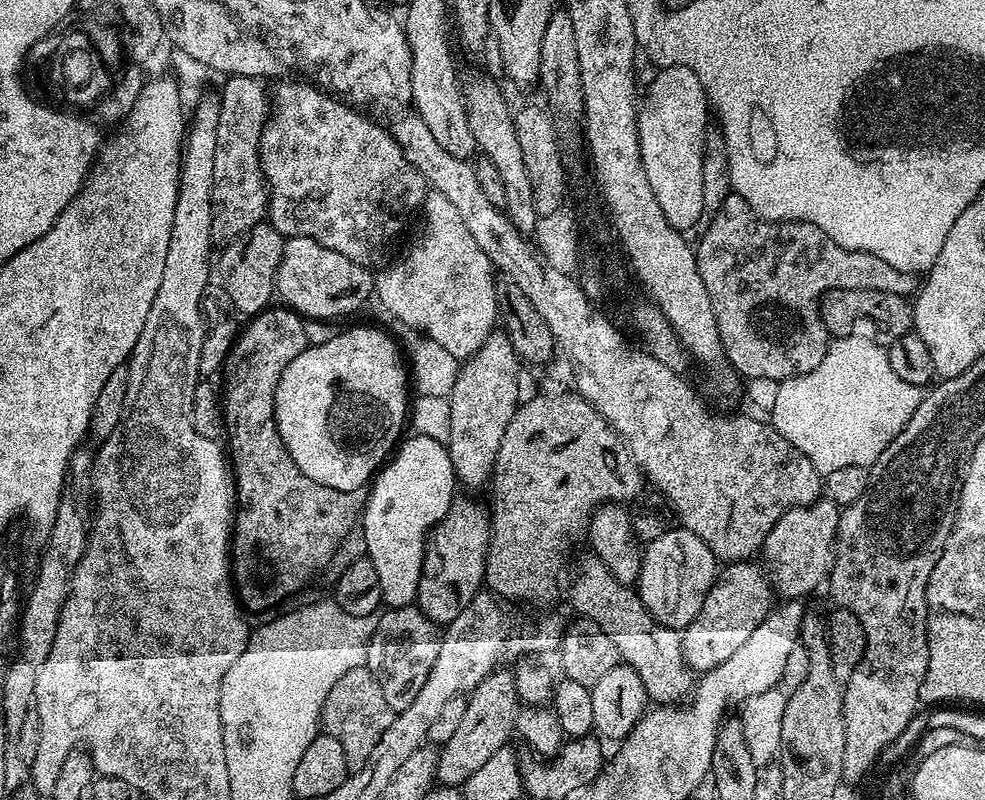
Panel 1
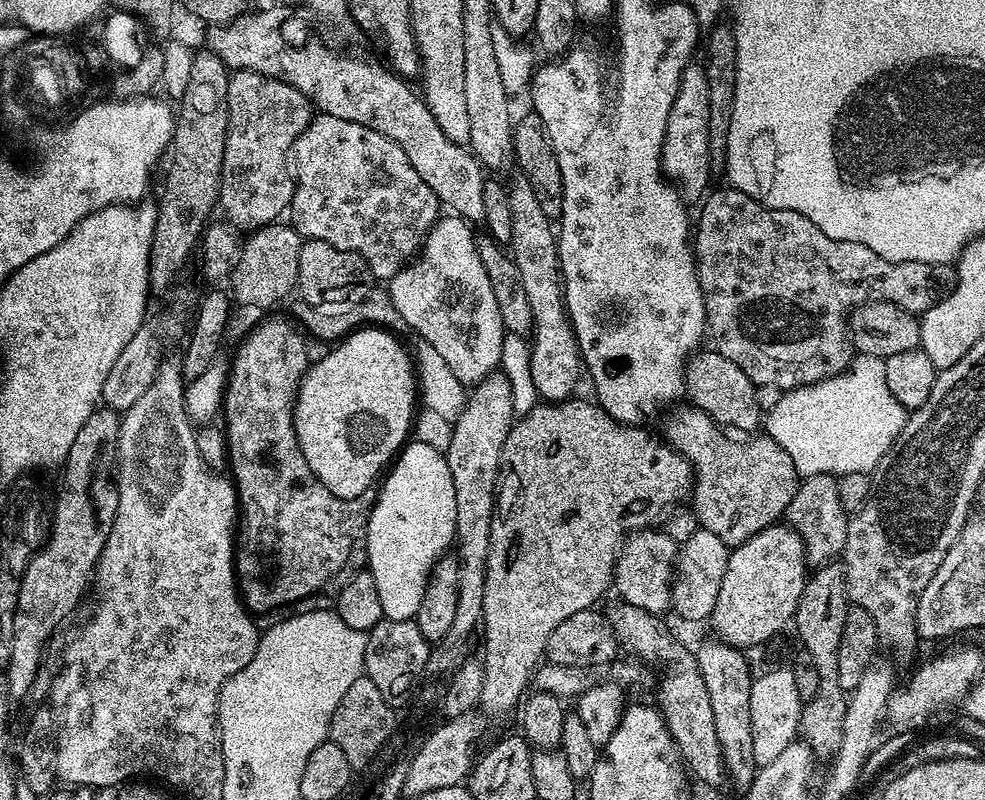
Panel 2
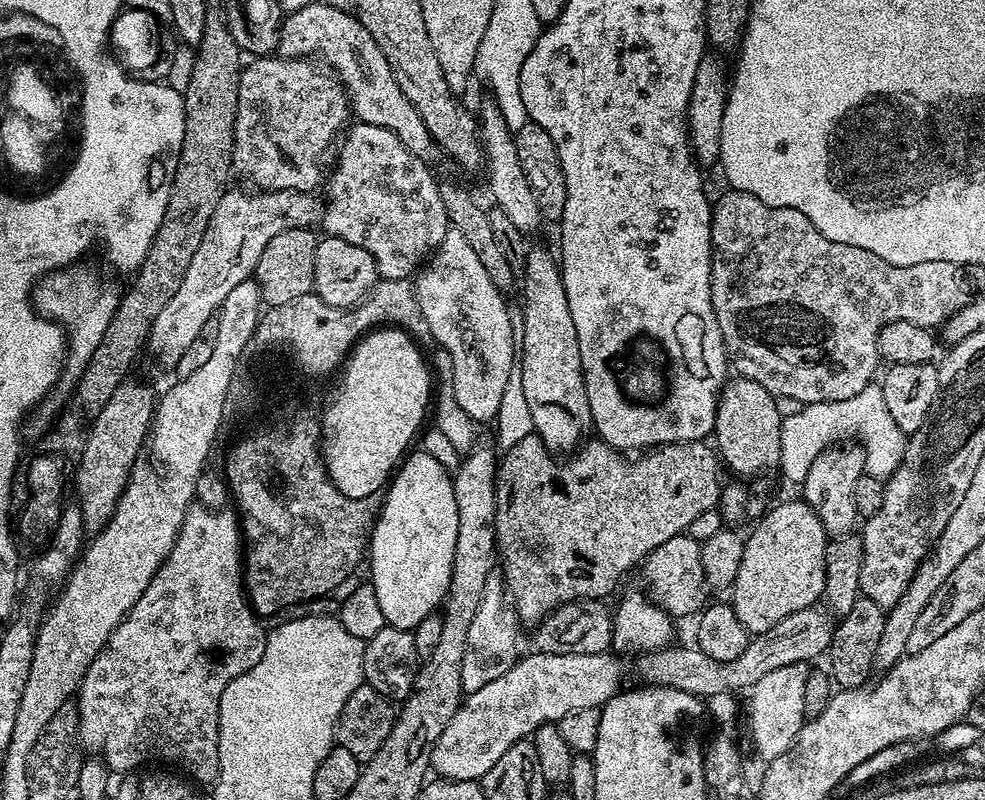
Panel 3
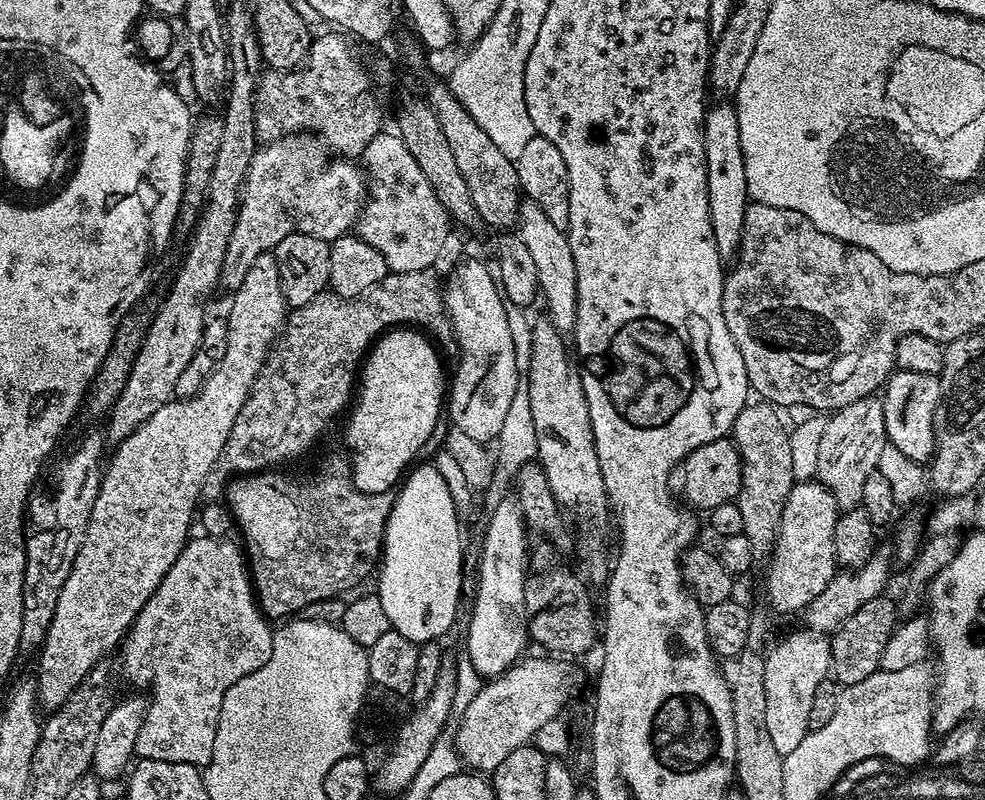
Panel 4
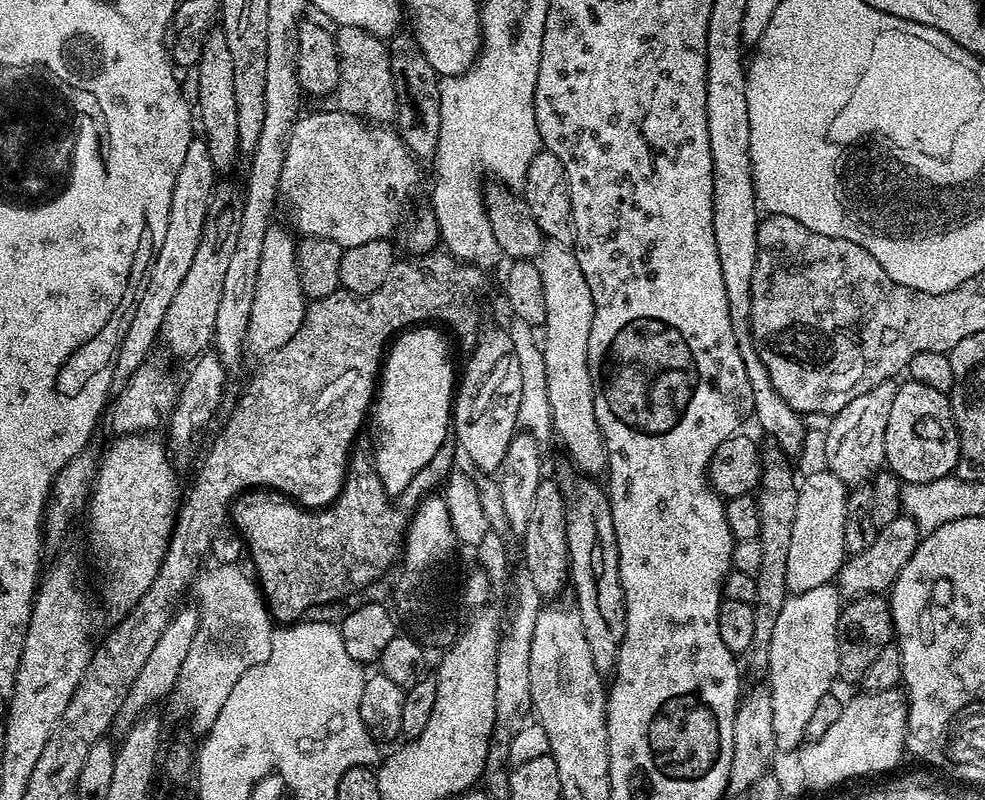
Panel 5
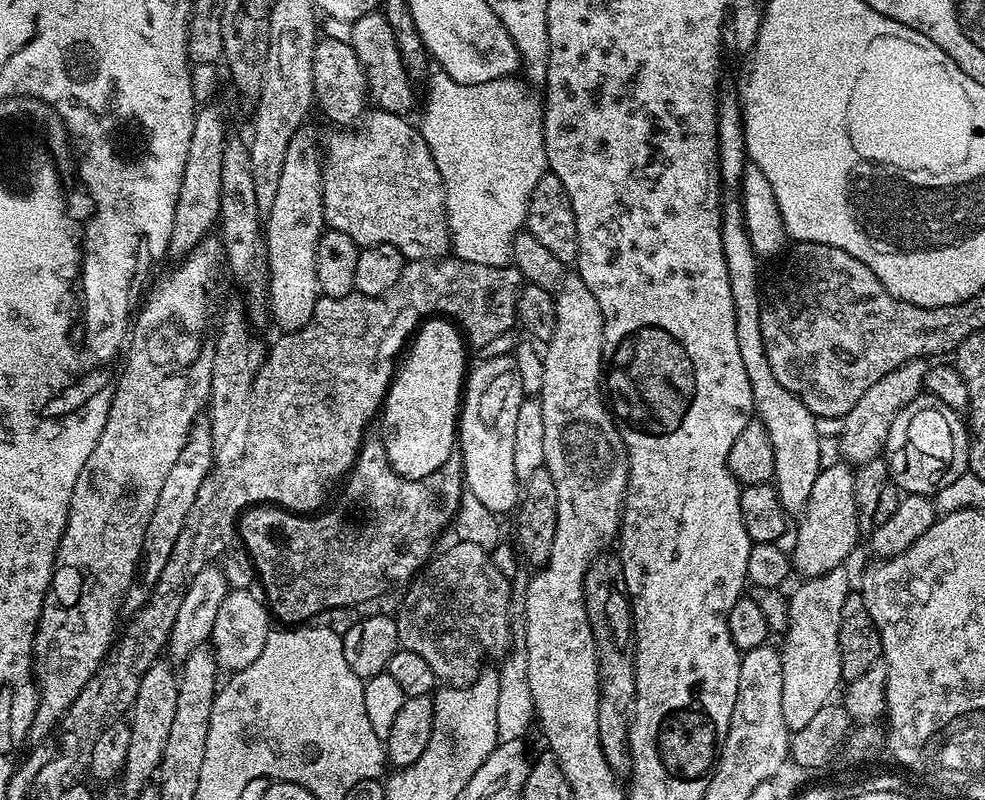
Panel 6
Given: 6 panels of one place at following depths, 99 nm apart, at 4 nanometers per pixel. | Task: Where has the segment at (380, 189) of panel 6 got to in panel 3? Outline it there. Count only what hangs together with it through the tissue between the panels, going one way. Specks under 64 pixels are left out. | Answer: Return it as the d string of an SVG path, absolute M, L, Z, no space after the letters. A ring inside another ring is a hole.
M229 190L222 194L214 214L210 214L206 234L202 234L202 243L194 253L174 298L170 298L158 318L154 318L146 348L168 370L175 369L178 358L186 354L194 338L198 338L198 334L213 323L222 302L226 302L226 294L230 294L238 282L249 279L255 273L258 258L262 258L262 250L266 250L266 242L270 242L270 238L278 238L284 230L312 228L321 223L322 204L311 192L247 191Z

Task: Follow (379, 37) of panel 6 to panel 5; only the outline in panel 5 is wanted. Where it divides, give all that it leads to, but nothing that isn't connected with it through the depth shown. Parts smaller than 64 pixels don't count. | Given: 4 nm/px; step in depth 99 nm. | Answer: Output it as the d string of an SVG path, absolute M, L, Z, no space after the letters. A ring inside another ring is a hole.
M339 26L334 35L340 55L340 77L334 93L335 107L373 124L391 125L396 119L398 98L394 90L394 74L390 74L387 43L358 26Z

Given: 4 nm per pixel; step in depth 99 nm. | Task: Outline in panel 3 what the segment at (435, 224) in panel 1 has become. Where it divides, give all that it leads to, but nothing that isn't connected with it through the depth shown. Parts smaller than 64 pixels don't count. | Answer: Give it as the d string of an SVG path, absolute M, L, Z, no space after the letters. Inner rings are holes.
M449 227L427 268L428 272L421 271L415 277L416 297L435 343L450 352L454 398L475 422L495 421L498 406L502 406L502 390L506 390L510 370L518 360L514 330L510 330L509 301L490 282L490 274L486 274L462 230Z

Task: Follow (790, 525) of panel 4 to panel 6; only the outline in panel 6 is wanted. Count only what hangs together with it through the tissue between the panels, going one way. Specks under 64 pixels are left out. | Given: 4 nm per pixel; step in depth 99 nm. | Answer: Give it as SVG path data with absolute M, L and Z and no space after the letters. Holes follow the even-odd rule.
M839 462L840 464L832 464L829 466L821 467L818 478L814 478L814 490L810 490L810 502L806 506L803 516L799 517L798 524L800 524L800 529L796 532L796 549L791 549L790 559L794 565L795 571L797 573L801 572L801 577L807 578L809 576L821 576L826 574L830 570L841 567L845 563L844 559L851 554L856 548L856 539L862 535L862 529L860 523L858 522L858 510L856 509L856 499L854 498L854 471L847 463Z

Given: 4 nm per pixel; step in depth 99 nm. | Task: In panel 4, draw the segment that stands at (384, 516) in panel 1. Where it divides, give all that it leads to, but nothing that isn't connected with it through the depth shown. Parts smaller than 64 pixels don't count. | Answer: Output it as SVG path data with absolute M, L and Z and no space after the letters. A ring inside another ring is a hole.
M435 463L419 464L403 477L395 493L384 531L382 563L378 568L378 595L386 609L389 629L402 634L402 638L410 638L410 642L418 646L431 640L443 641L443 636L455 626L456 615L460 612L460 591L464 588L464 544L460 541L462 518L456 513L450 489L442 474L438 474Z

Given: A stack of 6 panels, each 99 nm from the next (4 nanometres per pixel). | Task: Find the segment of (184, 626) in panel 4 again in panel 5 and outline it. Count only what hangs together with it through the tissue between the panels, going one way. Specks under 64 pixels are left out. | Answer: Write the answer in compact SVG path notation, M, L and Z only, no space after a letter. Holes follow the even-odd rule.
M217 563L213 567L197 572L190 585L200 613L198 634L194 634L190 654L182 662L182 674L178 674L176 689L170 697L173 710L185 716L197 734L206 733L214 726L214 718L218 718L242 674L270 658L274 631L274 621L257 581L236 564Z

